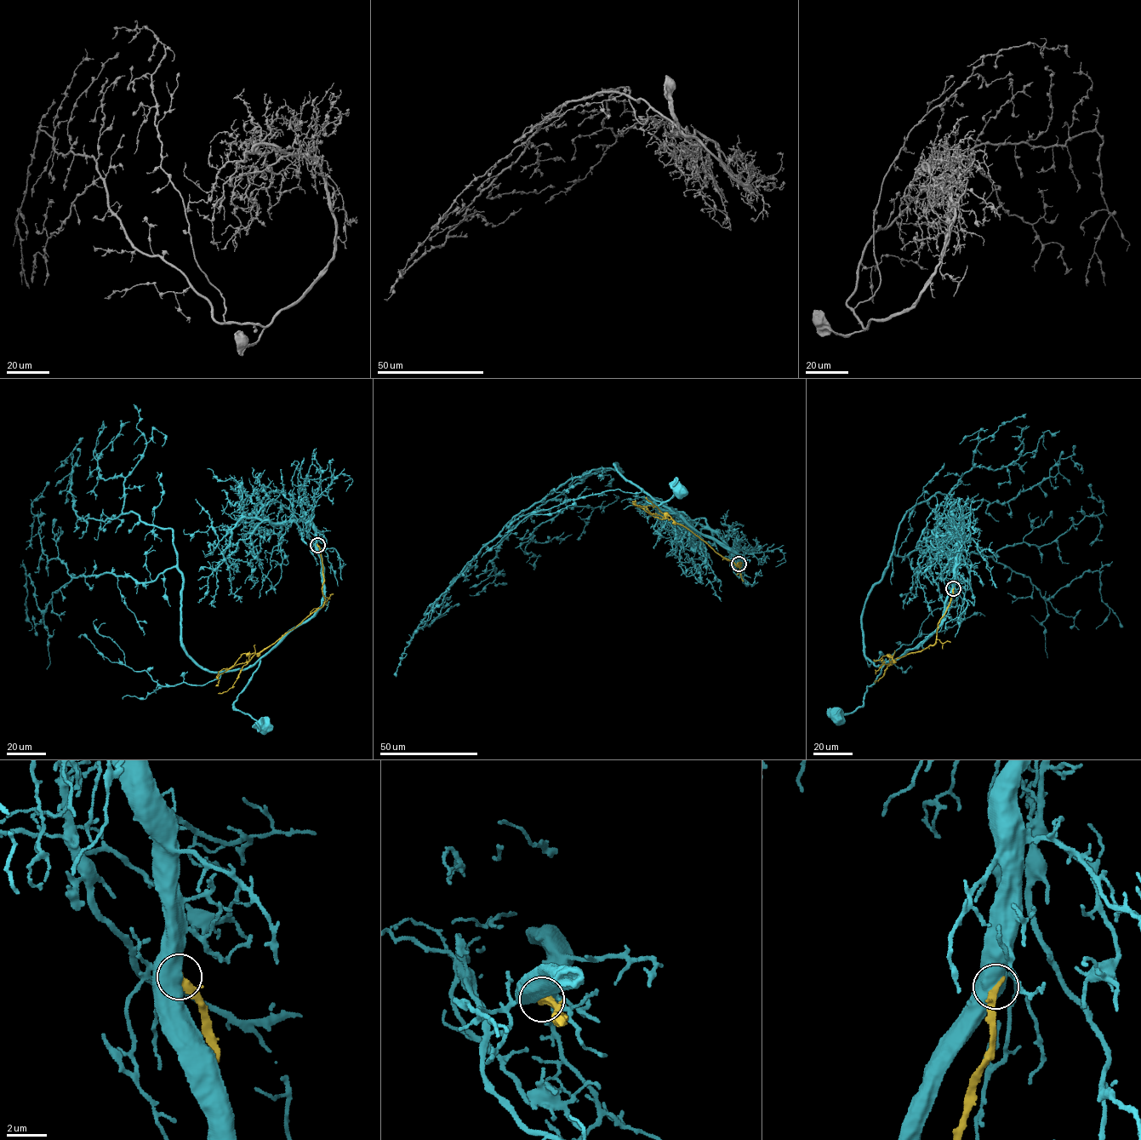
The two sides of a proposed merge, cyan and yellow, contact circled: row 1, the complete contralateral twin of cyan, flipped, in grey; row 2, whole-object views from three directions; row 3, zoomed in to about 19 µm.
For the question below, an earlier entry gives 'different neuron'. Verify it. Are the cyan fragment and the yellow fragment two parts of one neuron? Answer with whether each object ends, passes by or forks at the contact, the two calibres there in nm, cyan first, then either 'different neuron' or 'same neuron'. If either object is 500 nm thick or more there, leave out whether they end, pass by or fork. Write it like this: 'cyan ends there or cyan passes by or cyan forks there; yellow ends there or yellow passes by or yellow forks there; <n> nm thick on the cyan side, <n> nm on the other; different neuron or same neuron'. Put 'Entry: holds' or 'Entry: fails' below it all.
800 nm thick on the cyan side, 280 nm on the other; different neuron
Entry: holds

